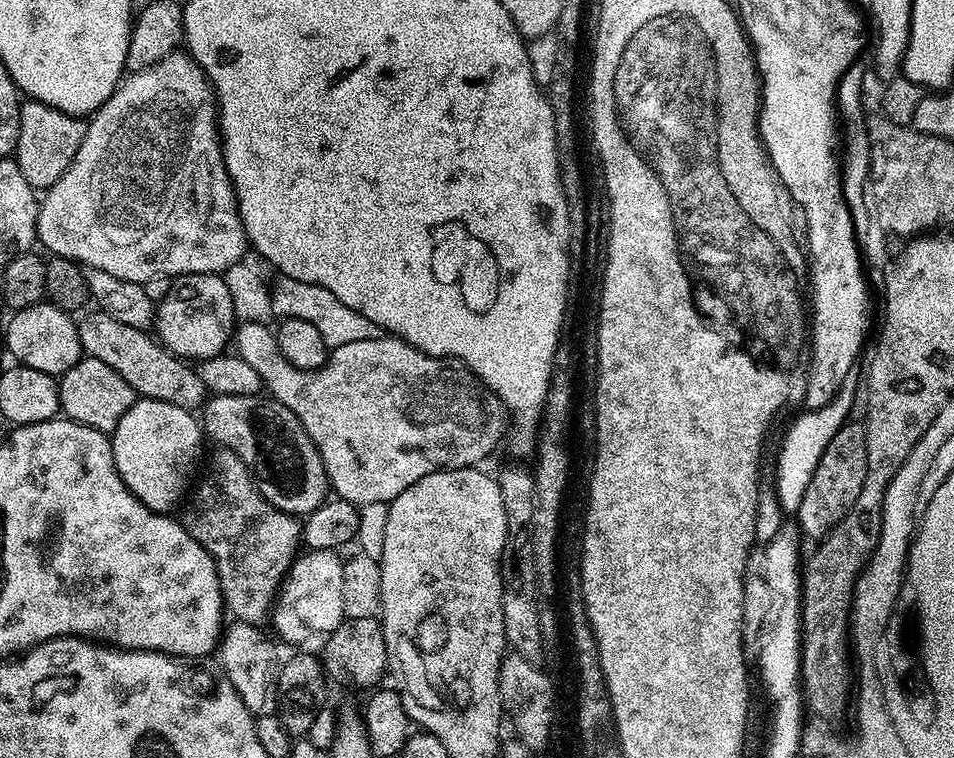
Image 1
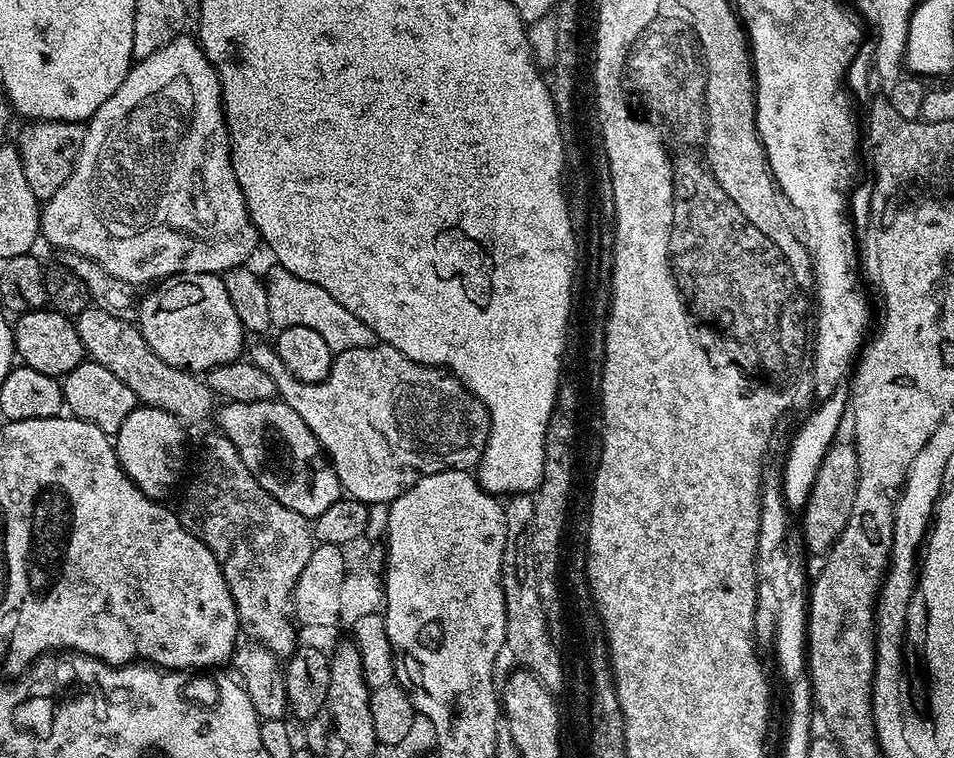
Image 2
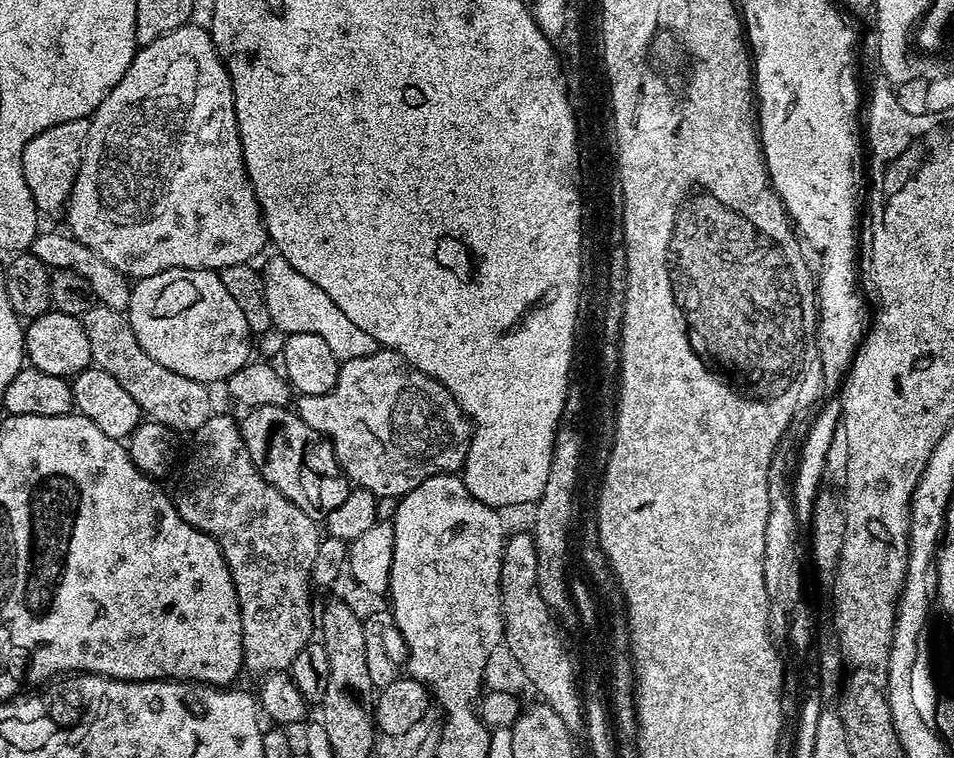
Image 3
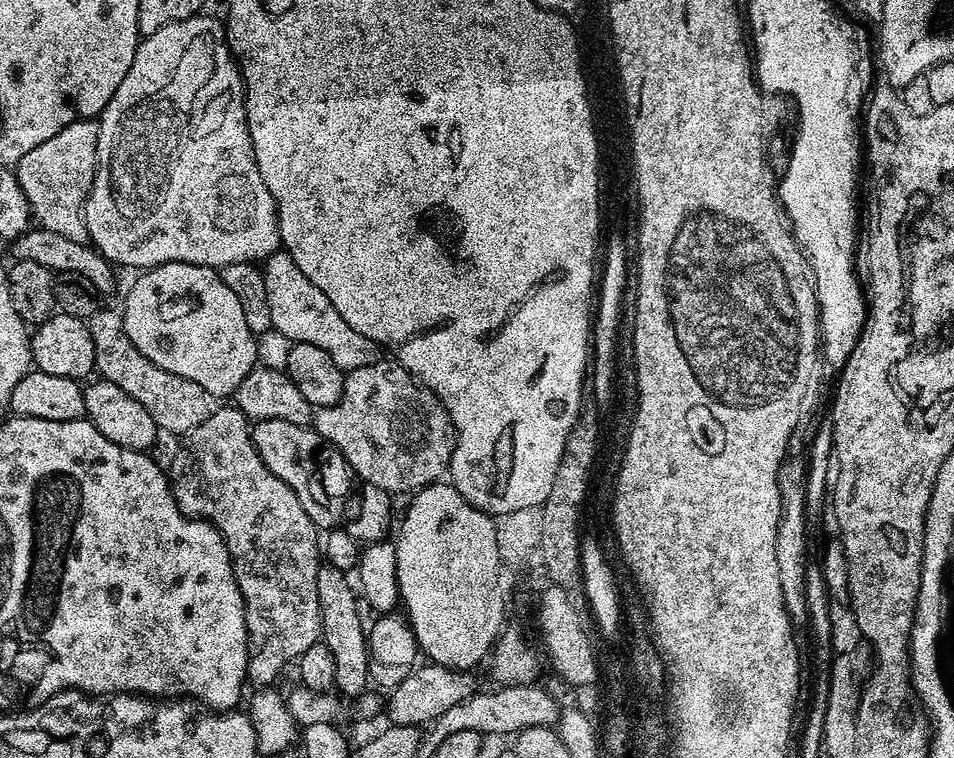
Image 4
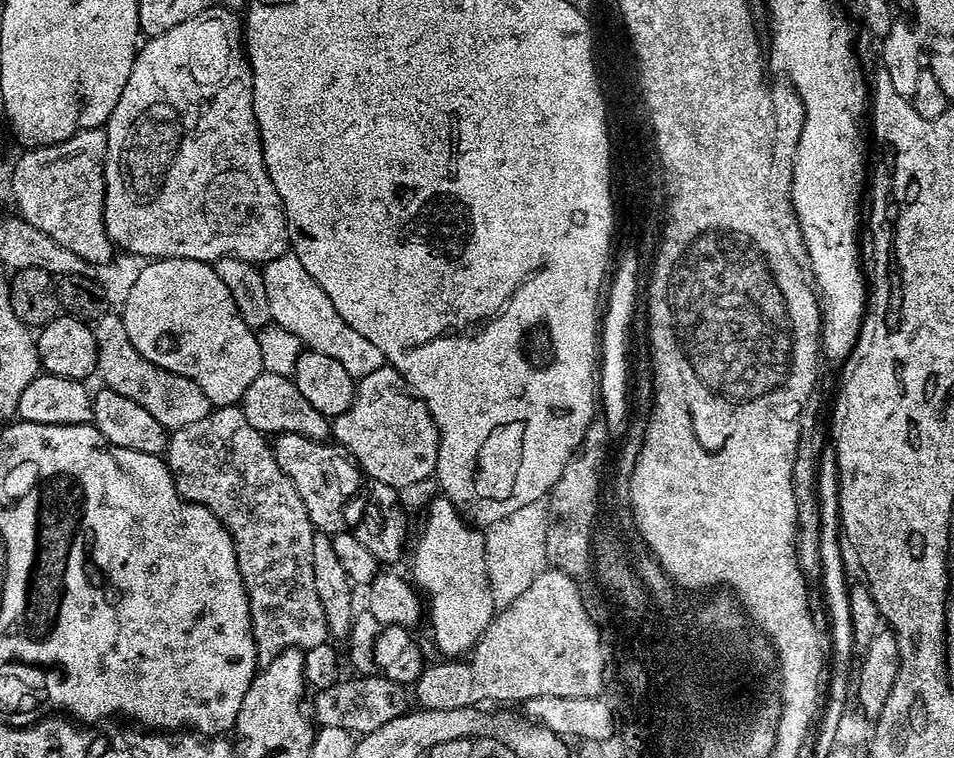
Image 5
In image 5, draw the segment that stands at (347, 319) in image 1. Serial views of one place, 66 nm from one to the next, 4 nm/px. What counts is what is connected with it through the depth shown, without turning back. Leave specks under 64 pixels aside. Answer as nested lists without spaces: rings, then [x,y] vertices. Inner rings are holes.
[[[285,252],[278,258],[267,260],[261,267],[266,290],[269,319],[290,331],[312,352],[329,355],[341,363],[352,377],[359,378],[385,367],[386,361],[378,346],[363,338],[345,321],[330,301],[329,295],[306,273],[296,255]]]

